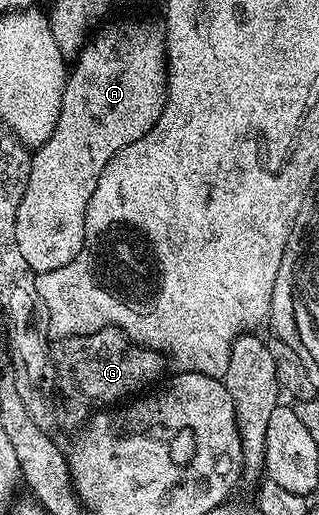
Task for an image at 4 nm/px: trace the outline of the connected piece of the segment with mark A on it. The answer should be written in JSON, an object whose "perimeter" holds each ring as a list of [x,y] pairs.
{"perimeter":[[[112,22],[109,26],[103,26],[95,31],[91,40],[85,42],[84,49],[75,59],[76,67],[73,65],[69,69],[64,80],[58,124],[54,124],[50,140],[46,140],[32,154],[26,192],[18,204],[18,248],[22,248],[26,264],[30,264],[36,275],[62,268],[70,264],[78,252],[82,252],[86,208],[90,204],[90,196],[94,196],[94,188],[98,188],[98,176],[102,176],[106,164],[110,164],[116,153],[154,128],[168,99],[168,43],[165,31],[161,27],[159,30],[152,22]]]}

